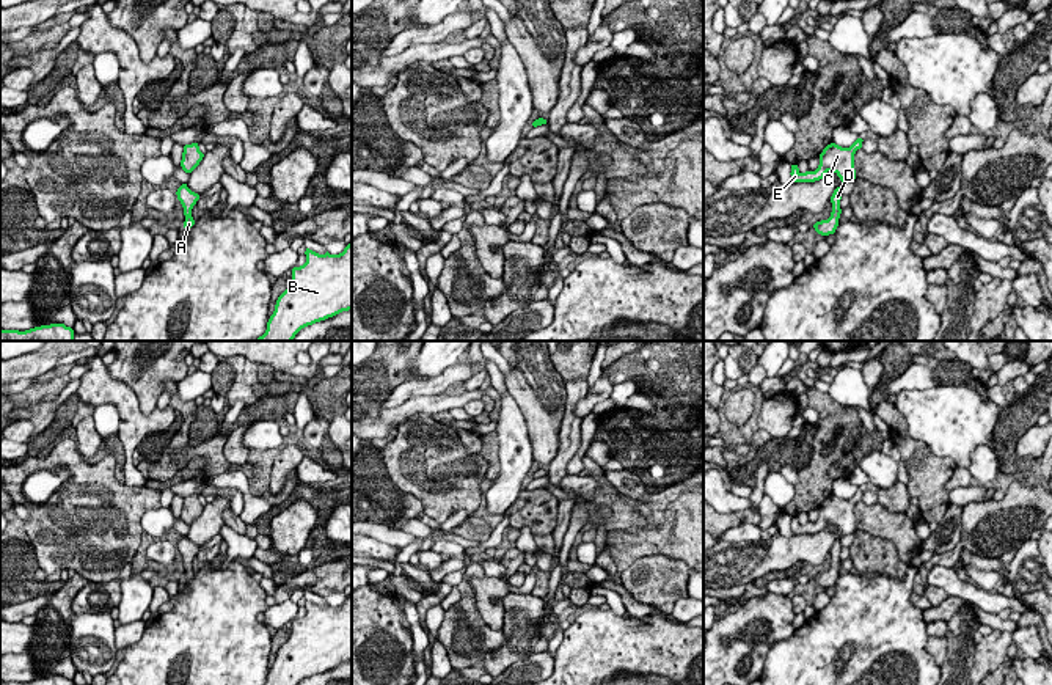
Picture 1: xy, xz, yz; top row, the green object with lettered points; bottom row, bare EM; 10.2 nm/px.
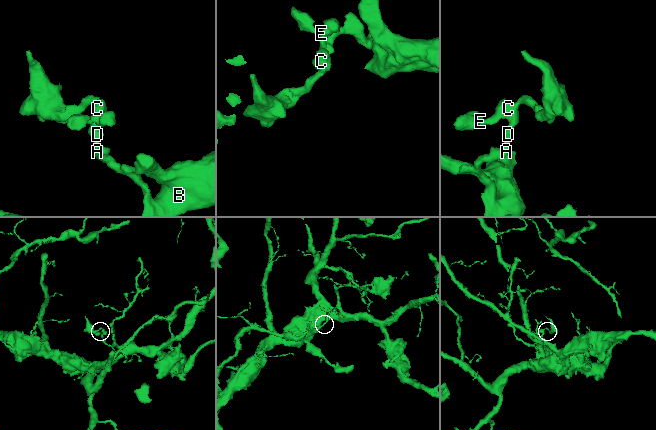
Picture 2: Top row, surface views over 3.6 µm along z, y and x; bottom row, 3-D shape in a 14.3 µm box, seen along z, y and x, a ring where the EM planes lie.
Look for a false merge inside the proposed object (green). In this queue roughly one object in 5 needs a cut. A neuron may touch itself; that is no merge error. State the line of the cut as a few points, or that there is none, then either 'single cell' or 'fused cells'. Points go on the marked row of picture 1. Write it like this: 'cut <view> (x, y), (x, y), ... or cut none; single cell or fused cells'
cut none; single cell

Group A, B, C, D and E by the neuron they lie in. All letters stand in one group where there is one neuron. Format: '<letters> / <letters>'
A B C D E

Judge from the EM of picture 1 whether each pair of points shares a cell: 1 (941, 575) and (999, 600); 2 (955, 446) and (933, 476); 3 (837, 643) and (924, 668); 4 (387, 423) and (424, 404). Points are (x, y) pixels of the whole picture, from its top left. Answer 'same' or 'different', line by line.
1: same
2: different
3: same
4: same

